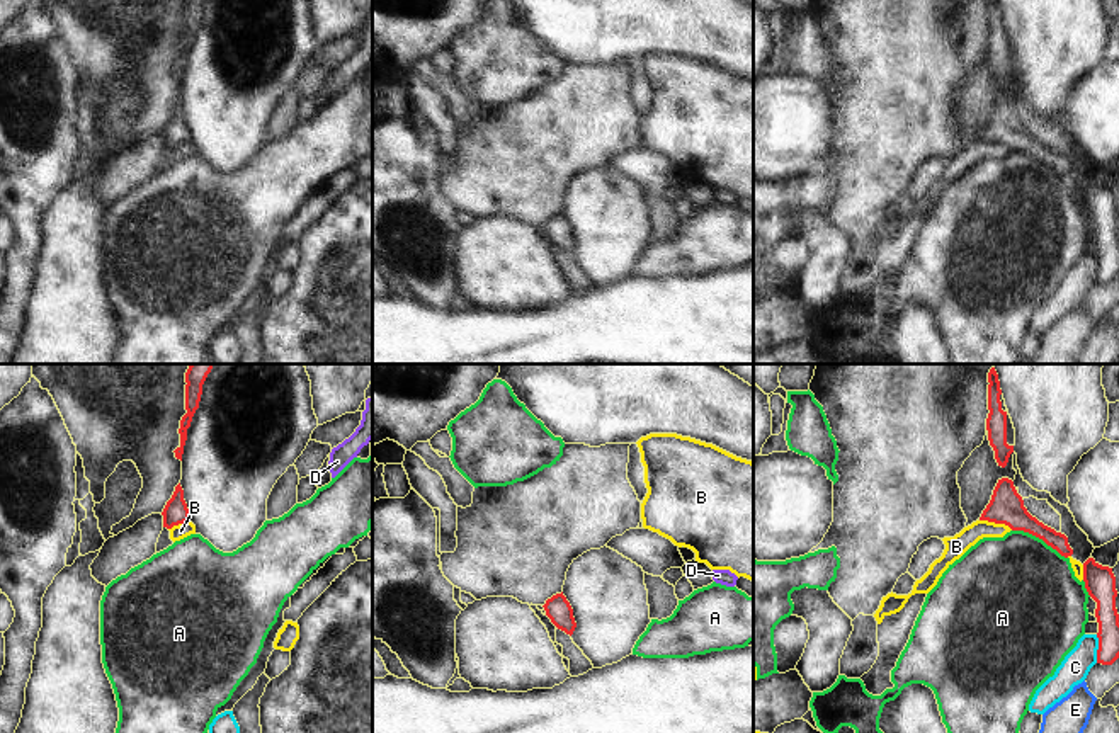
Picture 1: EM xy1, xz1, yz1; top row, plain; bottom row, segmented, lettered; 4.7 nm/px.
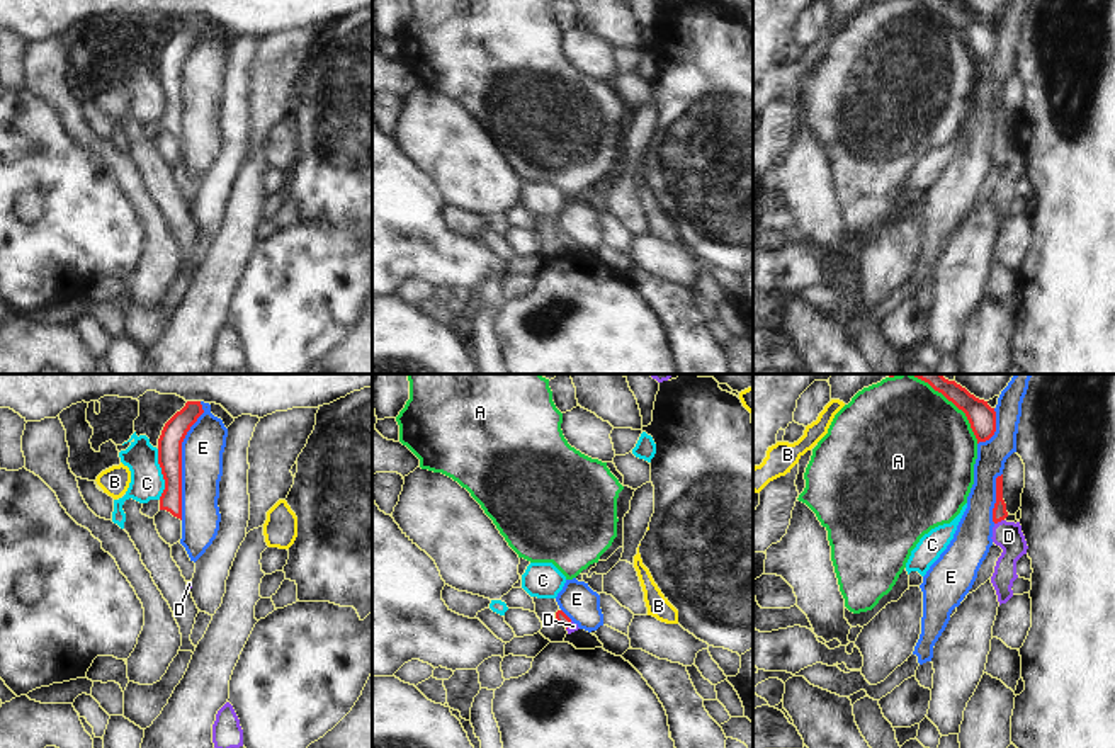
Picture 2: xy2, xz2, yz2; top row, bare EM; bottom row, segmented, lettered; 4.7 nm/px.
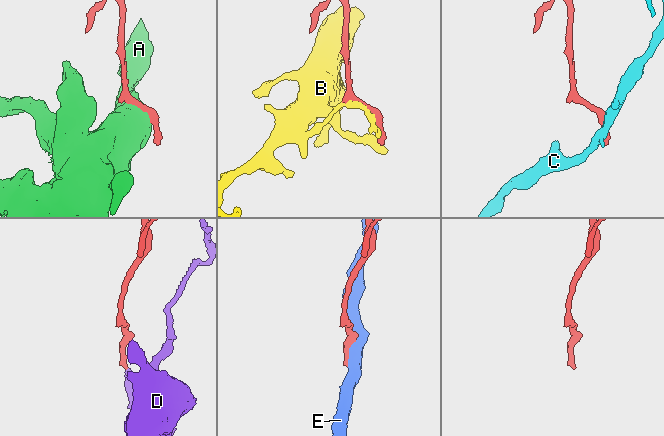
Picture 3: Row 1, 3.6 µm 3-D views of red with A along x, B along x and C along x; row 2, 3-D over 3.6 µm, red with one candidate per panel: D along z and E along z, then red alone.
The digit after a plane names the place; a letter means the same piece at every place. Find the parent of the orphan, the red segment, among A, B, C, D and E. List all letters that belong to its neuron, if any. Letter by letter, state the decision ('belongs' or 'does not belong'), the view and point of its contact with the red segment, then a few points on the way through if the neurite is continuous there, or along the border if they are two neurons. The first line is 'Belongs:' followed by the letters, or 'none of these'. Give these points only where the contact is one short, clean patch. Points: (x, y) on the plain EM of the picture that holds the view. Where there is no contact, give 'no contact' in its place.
Belongs: D
A: does not belong; contact yz2 (959, 28)
B: does not belong; contact yz1 (997, 142)
C: does not belong; contact xy2 (162, 92); border xy2 (157, 68), (157, 82), (164, 99), (160, 118)
D: belongs; contact yz2 (998, 140); way yz2 (1000, 131), (998, 140), (1008, 155)
E: does not belong; contact xy2 (181, 80)

